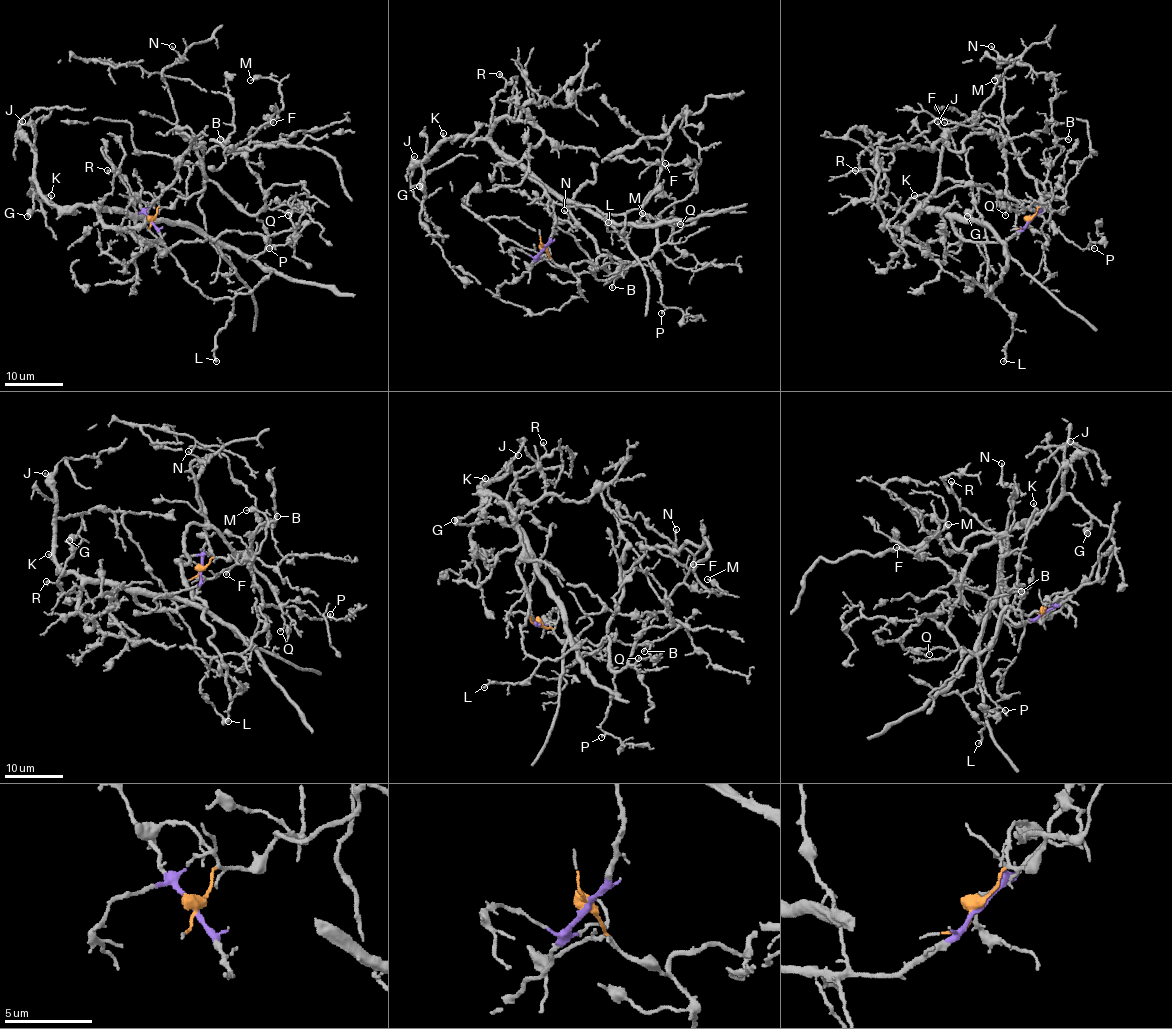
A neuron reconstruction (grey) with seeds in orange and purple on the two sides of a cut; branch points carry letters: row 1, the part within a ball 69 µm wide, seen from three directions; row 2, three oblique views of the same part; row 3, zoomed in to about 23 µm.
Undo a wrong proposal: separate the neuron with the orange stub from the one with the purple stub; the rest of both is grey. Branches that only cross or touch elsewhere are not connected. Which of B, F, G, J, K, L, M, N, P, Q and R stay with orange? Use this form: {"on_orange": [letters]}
{"on_orange": ["B", "F", "M", "N", "P", "Q"]}

